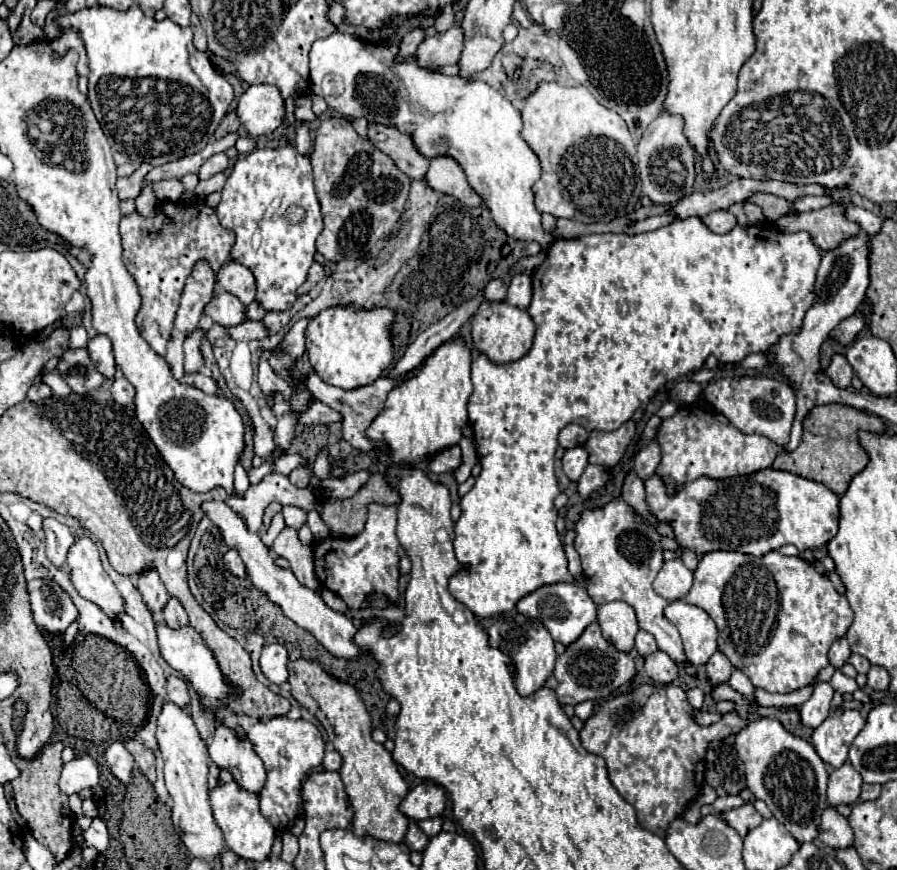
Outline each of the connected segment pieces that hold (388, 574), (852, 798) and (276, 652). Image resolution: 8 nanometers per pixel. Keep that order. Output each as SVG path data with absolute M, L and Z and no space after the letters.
M369 505L369 517L365 529L353 539L339 539L339 545L329 549L329 541L323 541L315 547L315 575L317 579L337 593L349 607L361 609L367 607L367 595L385 593L391 601L397 601L397 579L399 579L399 541L395 535L397 529L397 507Z
M847 761L839 769L835 769L829 775L829 787L827 787L827 801L829 805L855 805L859 801L861 793L861 775L853 769L853 765Z
M265 645L263 653L261 653L261 671L265 673L265 677L275 683L281 685L289 679L289 671L287 671L287 649L283 645Z

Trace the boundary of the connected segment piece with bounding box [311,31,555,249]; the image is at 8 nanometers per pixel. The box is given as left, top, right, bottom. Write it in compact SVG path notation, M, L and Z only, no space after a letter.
M333 33L325 39L317 39L311 47L311 85L313 85L313 93L323 97L327 101L327 105L331 109L335 109L337 113L341 113L345 119L367 119L367 121L373 121L373 123L379 123L379 125L389 125L389 127L397 127L399 131L403 131L403 135L409 135L413 139L413 145L415 149L425 157L425 159L435 159L439 155L451 155L465 171L467 175L467 181L469 185L481 195L481 199L485 201L487 209L491 211L495 223L513 239L521 239L521 241L537 241L543 249L547 249L555 237L551 233L547 233L543 227L541 227L541 213L537 211L535 207L535 193L533 193L533 183L539 179L541 175L541 165L539 165L539 159L537 155L531 151L531 147L521 139L521 115L519 111L511 105L511 101L507 101L497 89L493 89L491 85L479 81L479 79L463 79L461 75L445 75L445 73L437 73L437 69L433 67L419 67L419 61L413 57L407 57L405 61L397 61L397 55L399 55L399 47L401 47L401 39L395 37L393 41L389 41L387 45L383 43L369 43L369 41L361 41L349 33Z

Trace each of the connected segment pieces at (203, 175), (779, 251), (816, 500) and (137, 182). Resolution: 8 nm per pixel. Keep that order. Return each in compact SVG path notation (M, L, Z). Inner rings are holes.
M217 153L217 155L213 155L211 159L207 159L207 161L203 163L203 167L199 169L199 179L209 179L209 177L213 177L215 173L225 171L227 165L229 165L229 157L227 157L225 153Z
M689 217L683 221L673 221L671 225L665 225L651 233L641 235L625 235L625 233L605 233L605 235L585 235L577 239L557 239L549 249L547 261L533 271L533 323L537 327L535 341L531 351L519 359L517 363L507 365L493 365L485 355L479 355L473 361L471 367L471 381L473 381L473 393L469 397L469 423L473 425L473 439L481 463L481 475L477 477L471 491L461 497L461 519L455 523L455 555L459 563L467 565L463 573L457 573L449 581L451 595L461 601L465 607L469 607L479 619L501 615L505 611L511 611L521 597L535 591L541 585L547 583L573 583L575 579L567 571L567 557L563 551L563 545L559 541L555 521L557 521L557 509L553 505L553 499L559 495L557 479L553 473L553 461L555 451L559 446L559 431L569 423L579 423L587 431L599 429L599 431L613 431L619 429L623 423L627 423L635 411L645 409L645 405L653 399L655 391L663 387L667 381L673 381L681 375L699 371L707 357L713 353L721 365L727 363L741 363L751 353L765 353L769 351L781 335L789 335L799 331L803 325L803 315L811 309L811 303L815 303L815 275L821 263L821 247L817 247L807 231L797 233L785 233L777 229L773 223L757 223L743 229L741 225L735 225L733 231L725 235L711 233L699 217Z
M763 469L753 475L741 475L735 479L715 481L707 477L699 477L693 483L687 483L675 497L669 497L663 481L655 475L645 481L647 505L659 521L669 523L675 529L675 539L679 545L697 551L697 555L705 555L709 551L739 551L763 557L765 553L779 549L785 543L793 543L799 551L819 549L827 545L837 531L839 525L839 497L821 483L803 479L799 475L775 469Z
M142 162L139 168L125 179L117 179L117 191L119 199L135 199L143 187L143 179L152 168L150 163Z

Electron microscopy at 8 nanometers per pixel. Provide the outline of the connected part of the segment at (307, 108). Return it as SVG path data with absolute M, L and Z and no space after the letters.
M299 97L295 103L295 117L303 121L315 121L315 113L311 111L311 97Z

